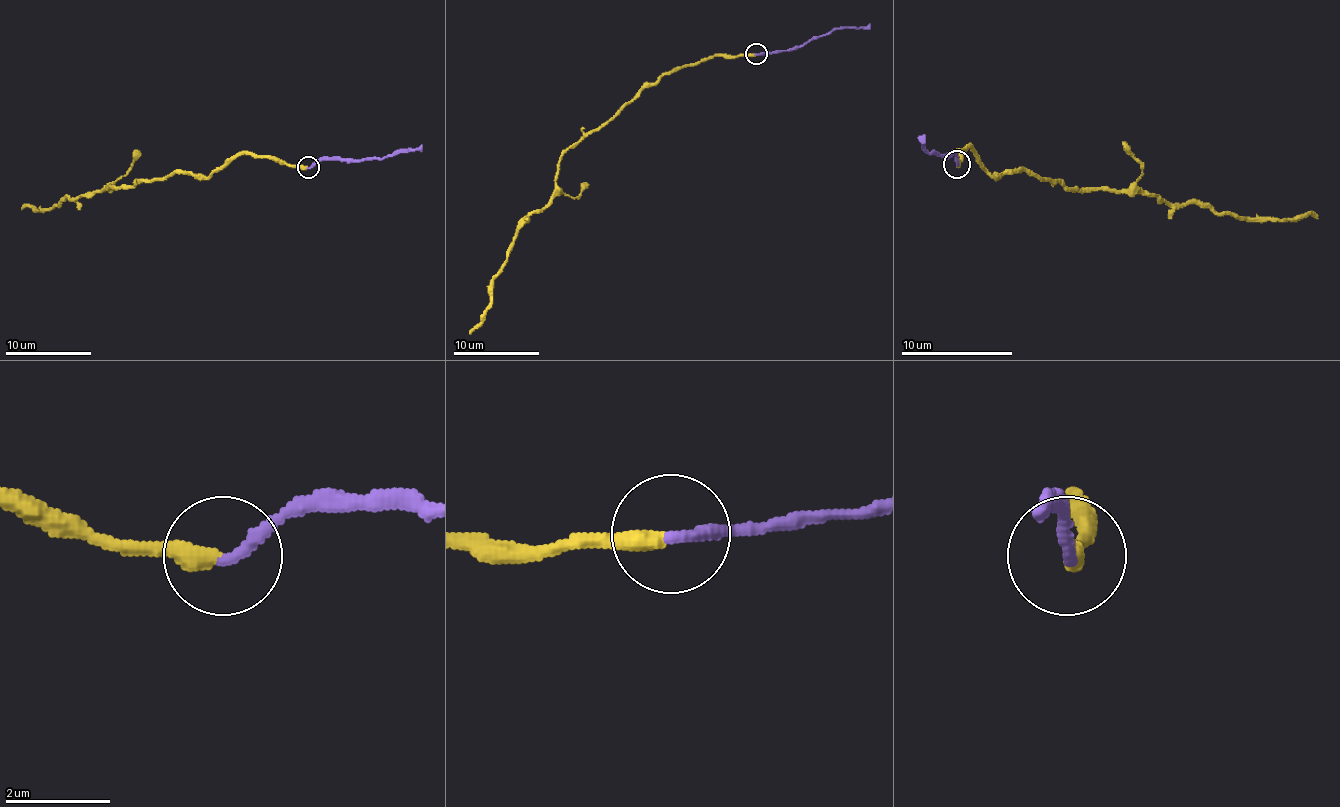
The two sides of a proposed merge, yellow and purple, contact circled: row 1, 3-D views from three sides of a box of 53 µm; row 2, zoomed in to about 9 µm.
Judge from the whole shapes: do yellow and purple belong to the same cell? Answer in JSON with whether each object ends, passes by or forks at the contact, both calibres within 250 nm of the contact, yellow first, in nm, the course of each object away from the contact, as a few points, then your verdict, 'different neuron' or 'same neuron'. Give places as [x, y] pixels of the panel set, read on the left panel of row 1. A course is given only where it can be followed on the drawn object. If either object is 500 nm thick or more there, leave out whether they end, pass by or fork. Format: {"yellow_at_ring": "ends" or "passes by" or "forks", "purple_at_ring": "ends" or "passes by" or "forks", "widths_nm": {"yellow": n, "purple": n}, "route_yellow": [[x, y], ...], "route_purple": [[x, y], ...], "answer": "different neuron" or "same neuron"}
{"yellow_at_ring": "ends", "purple_at_ring": "ends", "widths_nm": {"yellow": 360, "purple": 240}, "route_yellow": [[309, 168], [237, 155], [207, 176], [172, 172], [164, 179], [66, 198], [45, 209], [21, 209]], "route_purple": [[309, 168], [324, 159], [382, 159], [386, 155], [408, 153], [421, 144]], "answer": "same neuron"}

